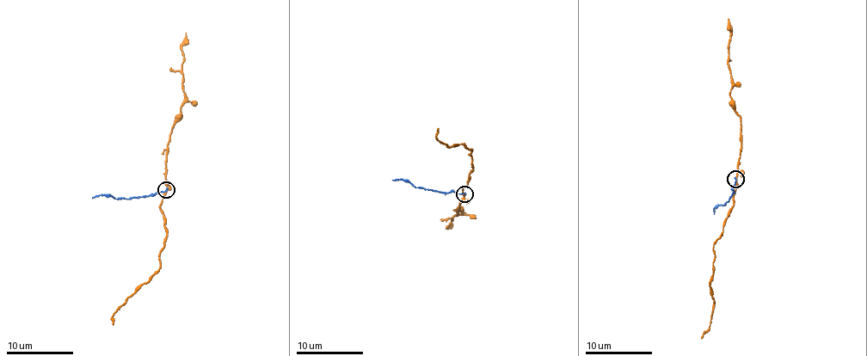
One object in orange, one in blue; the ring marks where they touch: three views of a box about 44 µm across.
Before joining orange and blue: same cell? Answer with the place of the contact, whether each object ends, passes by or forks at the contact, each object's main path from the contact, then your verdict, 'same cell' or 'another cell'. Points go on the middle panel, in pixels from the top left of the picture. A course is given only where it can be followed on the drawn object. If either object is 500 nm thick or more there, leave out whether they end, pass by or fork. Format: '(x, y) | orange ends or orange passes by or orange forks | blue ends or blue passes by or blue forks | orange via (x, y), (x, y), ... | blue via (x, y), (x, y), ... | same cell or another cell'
(464, 193) | orange passes by | blue ends | orange via (464, 193), (464, 187), (474, 167), (470, 156), (473, 150), (457, 144), (451, 147), (439, 140), (438, 128) | blue via (464, 193), (414, 187), (402, 180), (392, 180) | another cell

